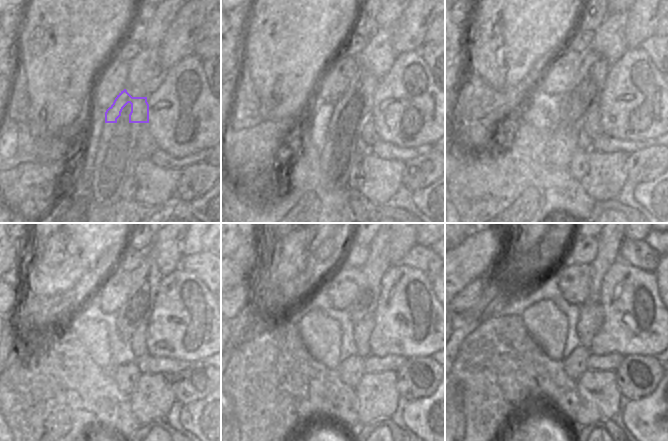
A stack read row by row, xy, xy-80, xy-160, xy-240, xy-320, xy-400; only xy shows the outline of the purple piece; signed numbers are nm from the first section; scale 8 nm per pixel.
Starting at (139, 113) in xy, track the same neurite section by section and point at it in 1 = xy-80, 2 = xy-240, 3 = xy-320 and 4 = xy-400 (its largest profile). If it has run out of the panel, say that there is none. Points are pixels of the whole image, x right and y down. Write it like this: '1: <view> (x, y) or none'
1: xy-80 (355, 105)
2: xy-240 (136, 310)
3: xy-320 (365, 303)
4: xy-400 (608, 243)

